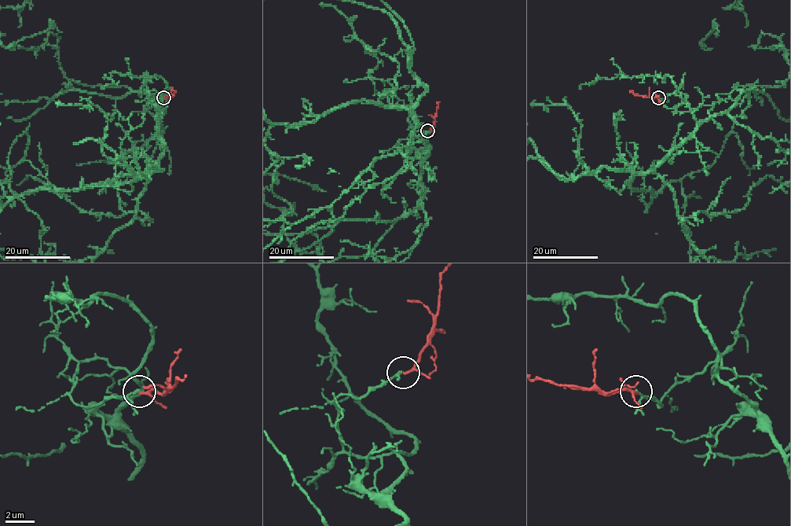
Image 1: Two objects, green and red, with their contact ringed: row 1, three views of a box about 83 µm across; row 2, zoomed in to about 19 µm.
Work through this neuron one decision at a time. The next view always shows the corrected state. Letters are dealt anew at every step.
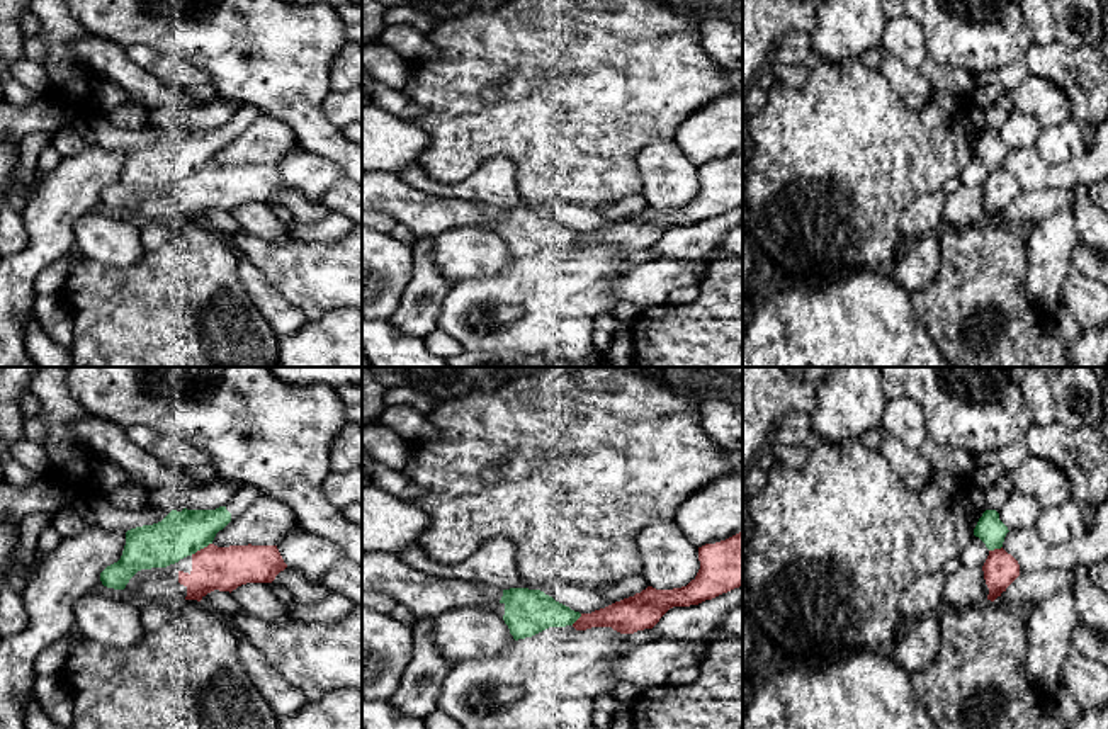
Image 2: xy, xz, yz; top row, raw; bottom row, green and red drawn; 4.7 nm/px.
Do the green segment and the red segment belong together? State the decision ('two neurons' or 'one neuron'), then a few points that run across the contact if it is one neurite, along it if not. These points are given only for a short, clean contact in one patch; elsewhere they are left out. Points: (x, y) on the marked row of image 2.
two neurons

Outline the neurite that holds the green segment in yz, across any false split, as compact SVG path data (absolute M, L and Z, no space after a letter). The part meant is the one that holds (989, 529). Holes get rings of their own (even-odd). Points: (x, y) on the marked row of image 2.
M986 510L974 528L974 535L979 537L989 551L1001 549L1008 532L1008 527L999 520L996 510Z

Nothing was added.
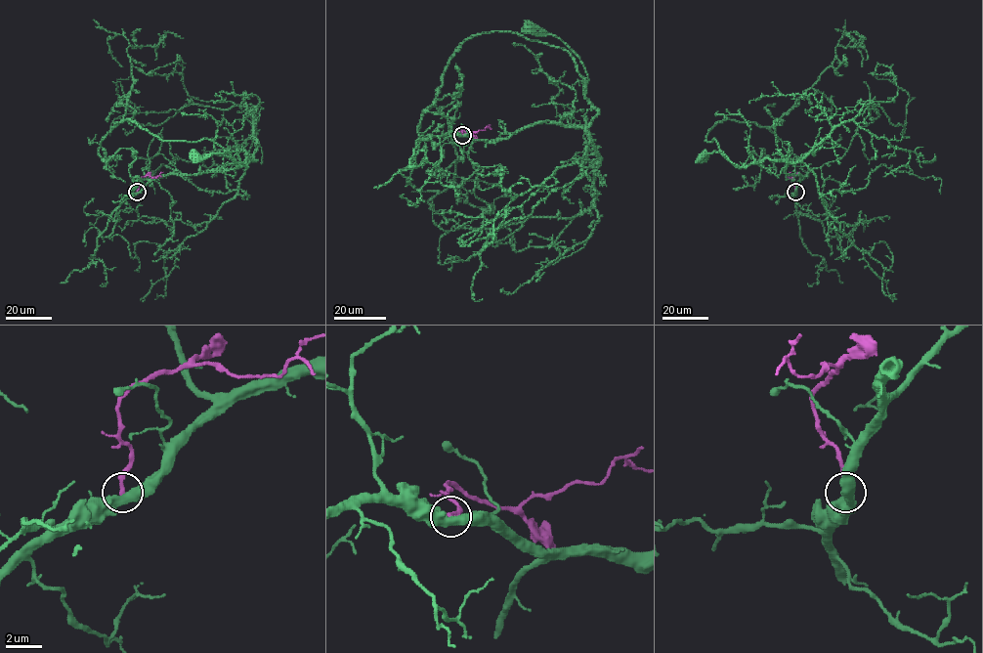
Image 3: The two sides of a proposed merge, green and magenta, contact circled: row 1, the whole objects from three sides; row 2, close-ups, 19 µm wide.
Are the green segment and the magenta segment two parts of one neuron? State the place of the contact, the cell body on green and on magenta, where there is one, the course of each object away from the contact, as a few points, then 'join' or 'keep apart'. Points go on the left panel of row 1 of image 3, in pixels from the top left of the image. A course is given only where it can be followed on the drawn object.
at (137, 192); cell body of green at (195, 156); no cell body on magenta; green runs (137, 192), (152, 180), (172, 174), (199, 174), (256, 160), (248, 158), (246, 167), (235, 152), (195, 158); magenta runs (137, 192), (137, 180), (144, 176), (156, 177), (163, 172); keep apart

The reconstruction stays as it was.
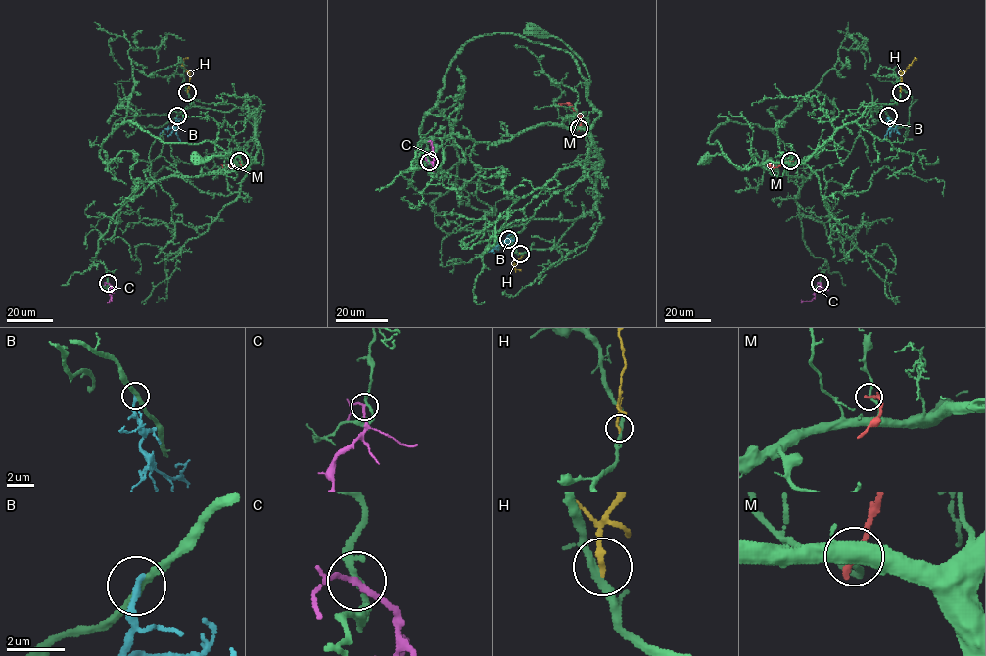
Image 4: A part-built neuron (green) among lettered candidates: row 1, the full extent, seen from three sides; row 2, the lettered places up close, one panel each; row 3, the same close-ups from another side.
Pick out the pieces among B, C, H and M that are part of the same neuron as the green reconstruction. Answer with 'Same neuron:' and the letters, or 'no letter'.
Same neuron: no letter

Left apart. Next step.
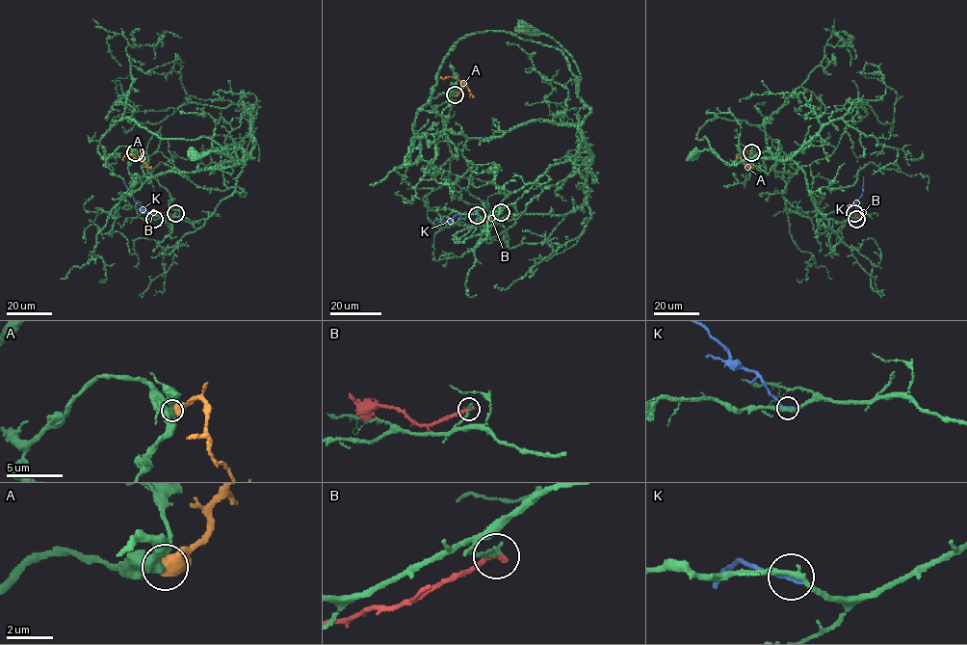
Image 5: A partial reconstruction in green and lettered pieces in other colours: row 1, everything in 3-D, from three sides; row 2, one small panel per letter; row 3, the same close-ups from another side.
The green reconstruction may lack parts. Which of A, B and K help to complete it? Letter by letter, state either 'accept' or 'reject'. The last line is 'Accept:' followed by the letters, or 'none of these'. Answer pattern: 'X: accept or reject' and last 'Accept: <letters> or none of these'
A: reject
B: reject
K: reject
Accept: none of these

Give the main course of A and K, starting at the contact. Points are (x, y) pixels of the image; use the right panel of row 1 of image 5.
A: (752, 153), (744, 150), (740, 158), (736, 154), (737, 160)
K: (857, 219), (856, 202), (862, 195), (864, 176)

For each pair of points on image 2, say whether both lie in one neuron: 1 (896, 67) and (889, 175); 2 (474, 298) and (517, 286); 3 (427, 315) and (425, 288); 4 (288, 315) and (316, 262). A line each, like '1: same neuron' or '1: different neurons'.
1: different neurons
2: same neuron
3: same neuron
4: different neurons

